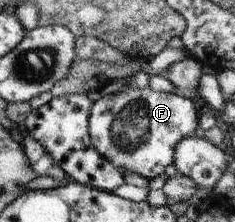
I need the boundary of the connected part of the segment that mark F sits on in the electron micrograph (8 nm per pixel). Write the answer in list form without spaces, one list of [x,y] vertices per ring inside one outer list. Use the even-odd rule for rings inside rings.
[[[151,88],[127,89],[120,93],[105,95],[91,109],[90,133],[92,143],[100,155],[112,161],[120,171],[134,171],[148,181],[164,174],[168,165],[175,162],[175,146],[186,137],[196,137],[198,127],[197,107],[190,99],[169,92],[158,92]]]

